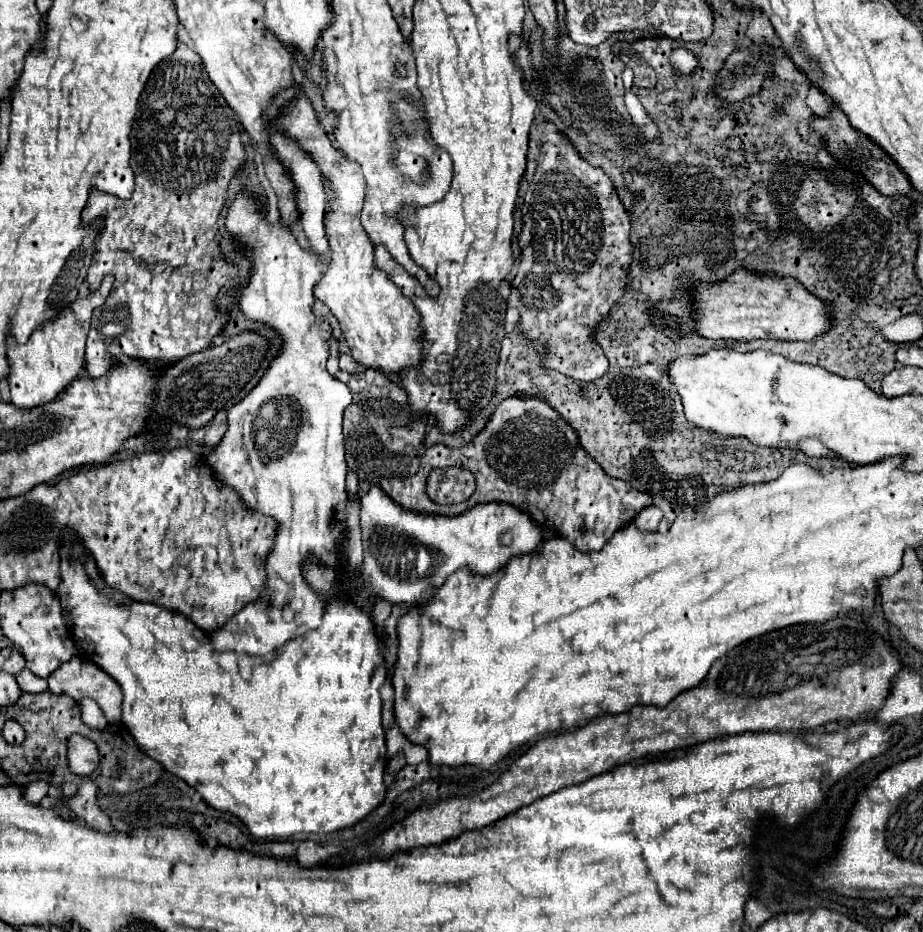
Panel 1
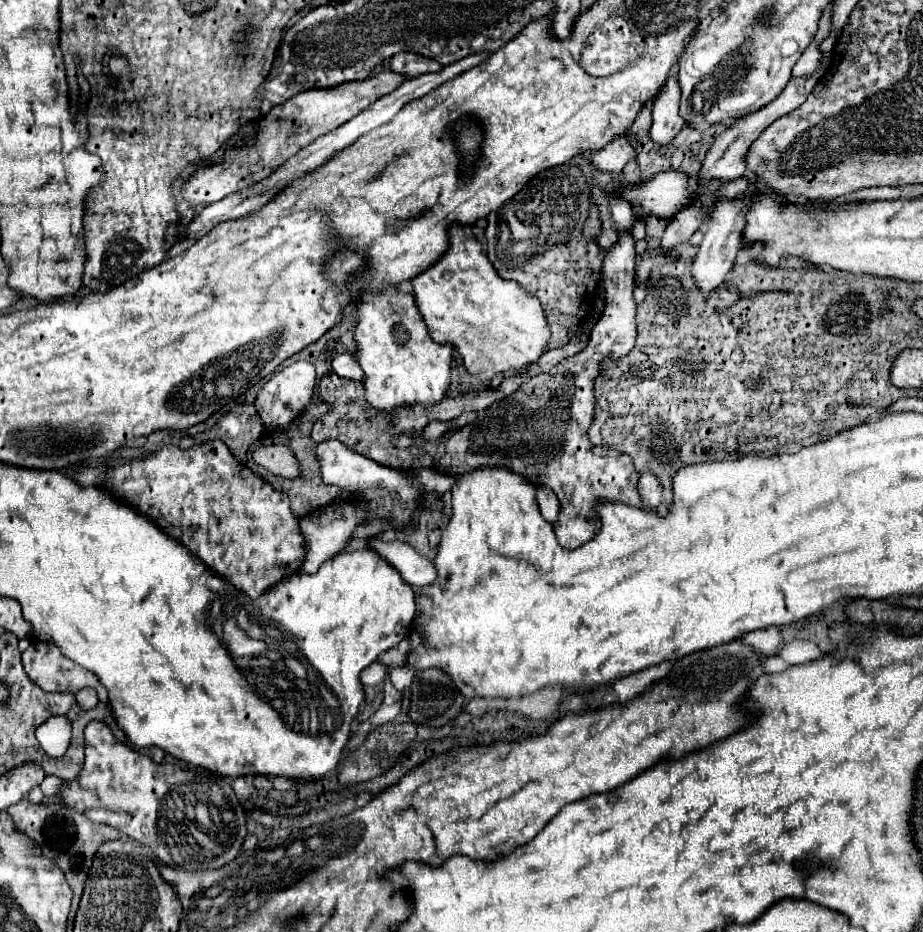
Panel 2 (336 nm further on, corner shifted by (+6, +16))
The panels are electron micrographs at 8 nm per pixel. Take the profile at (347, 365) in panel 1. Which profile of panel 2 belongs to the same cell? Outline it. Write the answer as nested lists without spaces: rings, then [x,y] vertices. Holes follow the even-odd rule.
[[[338,354],[332,360],[332,370],[348,380],[356,380],[356,382],[364,382],[364,372],[358,364],[358,360],[352,354]]]

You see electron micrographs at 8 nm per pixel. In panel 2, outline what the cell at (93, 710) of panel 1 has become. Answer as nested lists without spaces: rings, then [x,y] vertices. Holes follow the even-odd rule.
[[[82,688],[78,694],[76,694],[76,700],[78,704],[82,704],[82,708],[94,708],[98,704],[98,698],[96,698],[96,690],[94,688]]]

